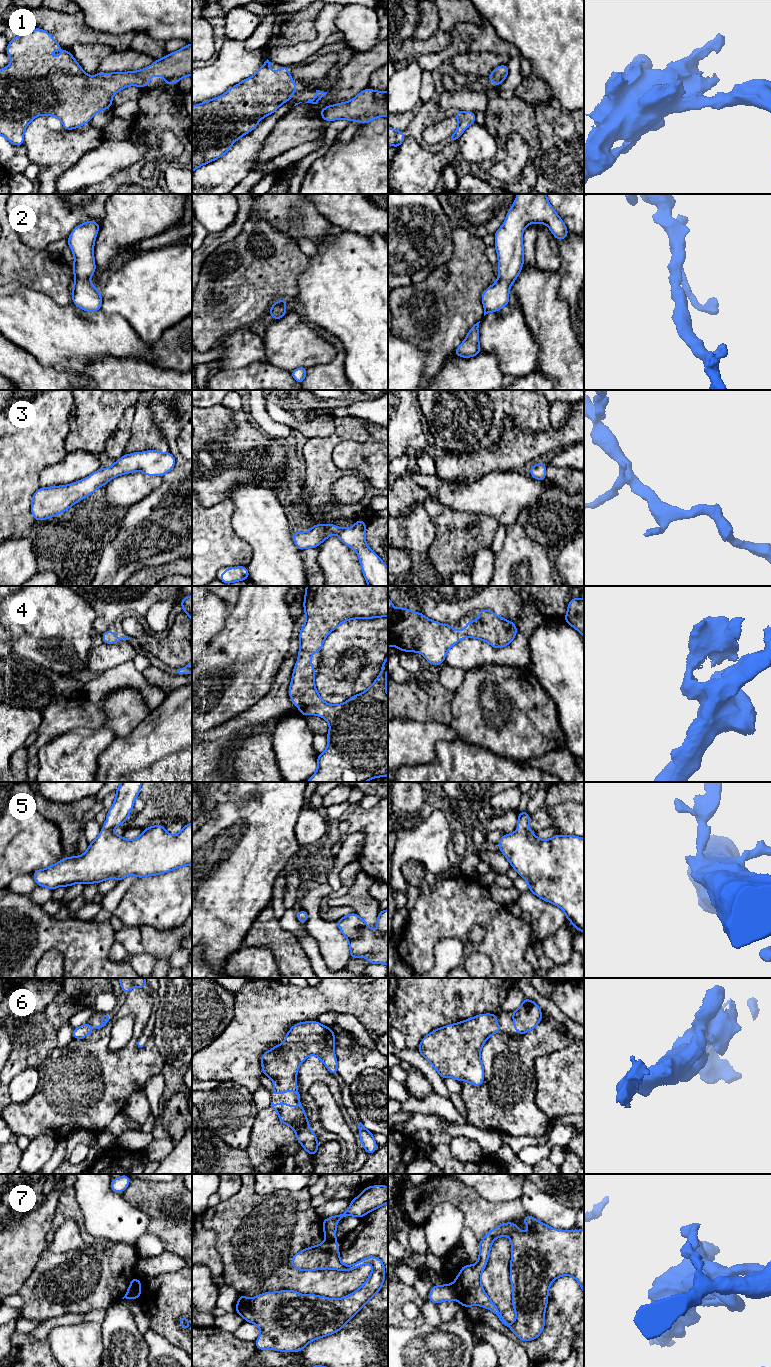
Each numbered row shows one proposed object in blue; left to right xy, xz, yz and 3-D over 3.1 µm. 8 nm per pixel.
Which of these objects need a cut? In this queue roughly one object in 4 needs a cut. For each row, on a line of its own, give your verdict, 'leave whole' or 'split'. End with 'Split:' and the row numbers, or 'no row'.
1: leave whole
2: leave whole
3: leave whole
4: leave whole
5: leave whole
6: leave whole
7: split
Split: 7

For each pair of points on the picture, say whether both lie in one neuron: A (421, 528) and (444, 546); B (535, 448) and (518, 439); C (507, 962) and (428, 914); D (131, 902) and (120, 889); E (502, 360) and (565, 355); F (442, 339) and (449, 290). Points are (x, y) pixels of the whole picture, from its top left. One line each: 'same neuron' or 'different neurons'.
A: different neurons
B: same neuron
C: same neuron
D: different neurons
E: different neurons
F: same neuron

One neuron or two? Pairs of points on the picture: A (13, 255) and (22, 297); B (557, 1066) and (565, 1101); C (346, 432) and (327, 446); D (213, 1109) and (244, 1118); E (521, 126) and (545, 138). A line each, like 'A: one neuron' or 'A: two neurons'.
A: two neurons
B: one neuron
C: one neuron
D: one neuron
E: two neurons

